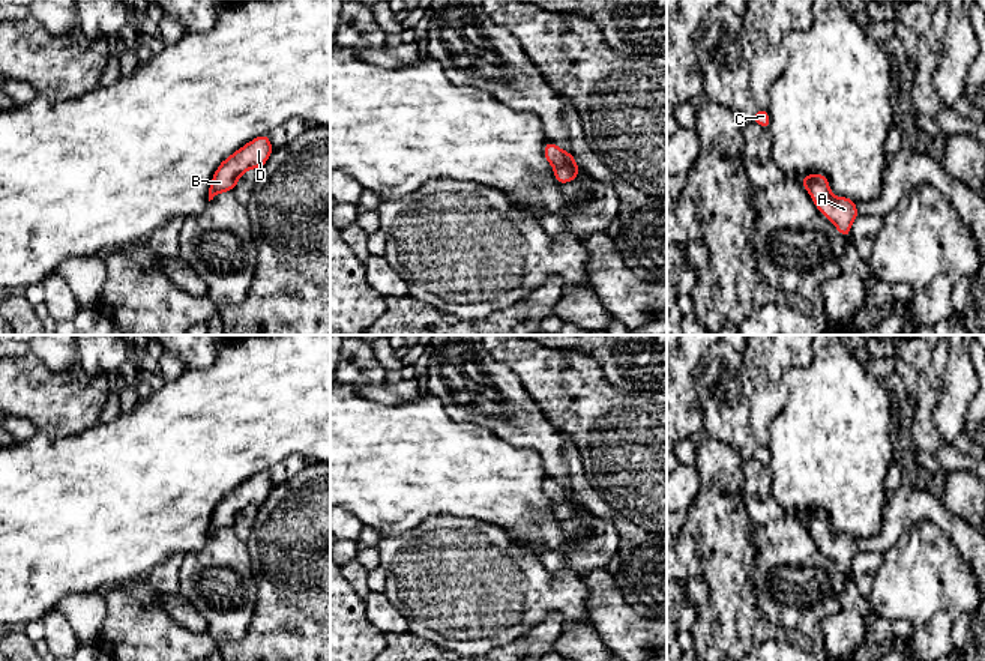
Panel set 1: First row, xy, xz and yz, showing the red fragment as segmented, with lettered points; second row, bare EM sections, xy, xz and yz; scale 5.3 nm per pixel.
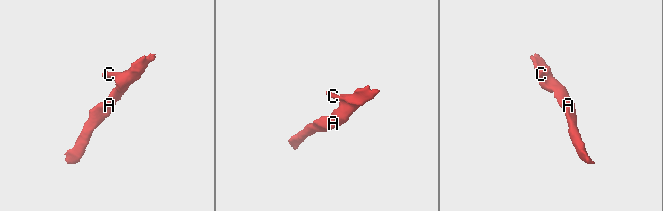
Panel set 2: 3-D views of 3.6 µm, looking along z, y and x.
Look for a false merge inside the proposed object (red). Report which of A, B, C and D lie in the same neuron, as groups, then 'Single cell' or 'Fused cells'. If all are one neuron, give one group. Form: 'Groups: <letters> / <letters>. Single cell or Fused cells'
Groups: A B C D. Single cell

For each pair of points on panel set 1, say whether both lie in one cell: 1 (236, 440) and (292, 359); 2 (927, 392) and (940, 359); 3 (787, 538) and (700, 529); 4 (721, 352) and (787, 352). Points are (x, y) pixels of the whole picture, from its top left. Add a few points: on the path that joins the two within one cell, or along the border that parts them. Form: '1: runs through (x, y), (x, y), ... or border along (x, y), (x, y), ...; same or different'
1: runs through (240, 421), (283, 379); same
2: runs through (930, 385), (936, 367); same
3: border along (756, 525), (753, 571); different
4: border along (741, 355), (750, 389); different

